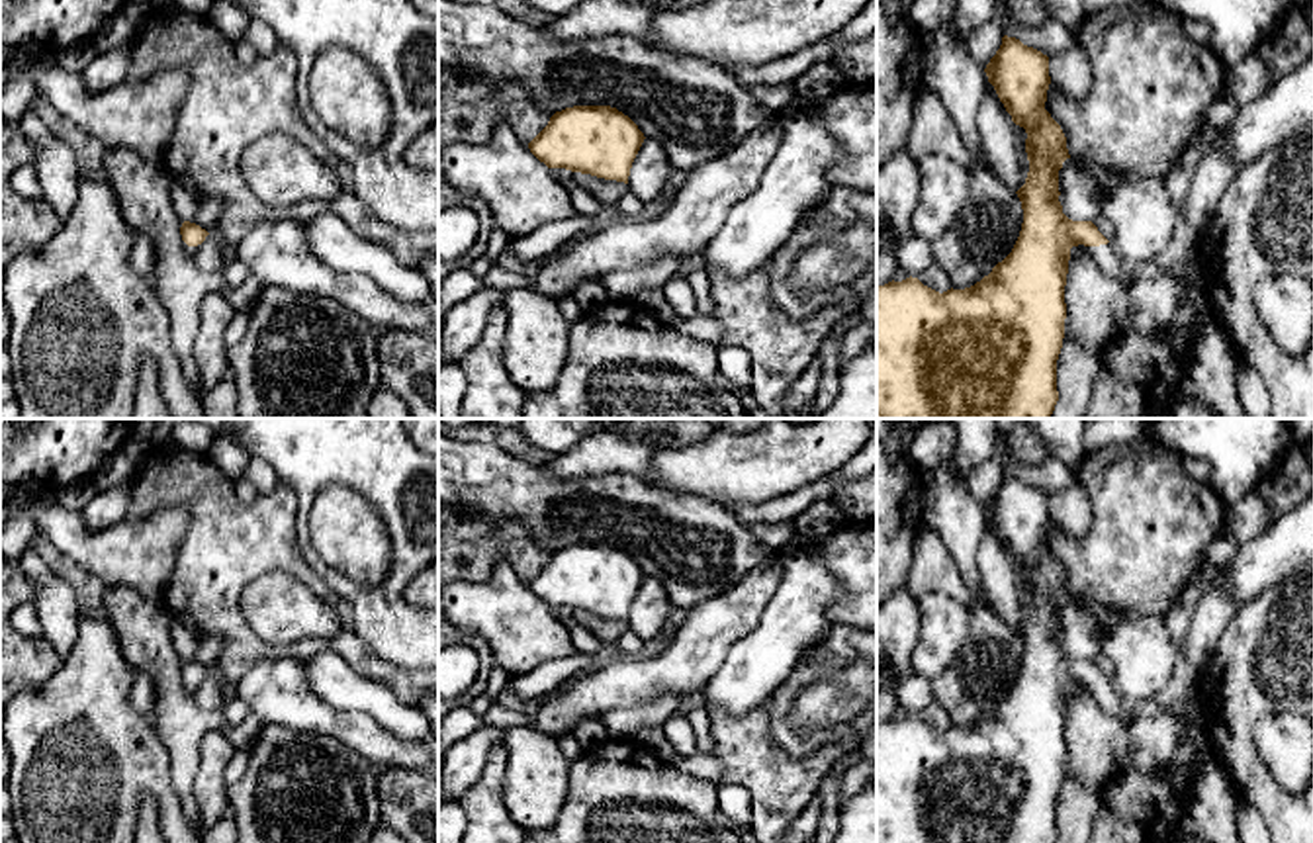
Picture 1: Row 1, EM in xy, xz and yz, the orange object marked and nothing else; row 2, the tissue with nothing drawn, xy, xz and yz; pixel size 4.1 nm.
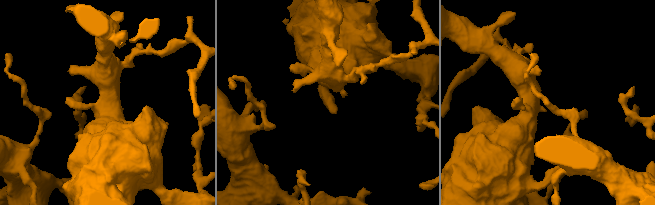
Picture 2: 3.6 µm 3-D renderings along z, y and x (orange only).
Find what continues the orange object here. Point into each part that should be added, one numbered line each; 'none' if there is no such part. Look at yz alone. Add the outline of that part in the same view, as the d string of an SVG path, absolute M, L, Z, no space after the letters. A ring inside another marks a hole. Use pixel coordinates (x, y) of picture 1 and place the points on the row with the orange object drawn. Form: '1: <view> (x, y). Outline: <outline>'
1: yz (1104, 255). Outline: M1111 243L1092 246L1092 256L1108 278L1123 284L1127 289L1135 284L1137 274L1119 258Z

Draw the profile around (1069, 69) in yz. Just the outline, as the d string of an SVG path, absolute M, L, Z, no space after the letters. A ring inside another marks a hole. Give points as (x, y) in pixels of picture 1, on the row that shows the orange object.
M1080 43L1049 57L1049 76L1072 102L1086 98L1092 84L1092 70Z

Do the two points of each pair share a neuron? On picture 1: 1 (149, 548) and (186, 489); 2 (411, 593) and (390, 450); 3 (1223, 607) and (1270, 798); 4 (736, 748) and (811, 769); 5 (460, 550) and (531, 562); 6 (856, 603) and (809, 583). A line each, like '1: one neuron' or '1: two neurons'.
1: two neurons
2: two neurons
3: two neurons
4: one neuron
5: one neuron
6: two neurons

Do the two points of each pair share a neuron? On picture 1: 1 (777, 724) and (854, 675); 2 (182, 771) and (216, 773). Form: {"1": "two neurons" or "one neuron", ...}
{"1": "two neurons", "2": "two neurons"}

